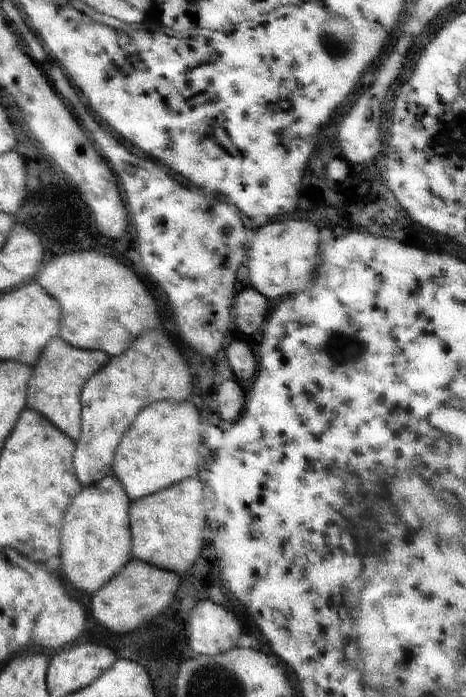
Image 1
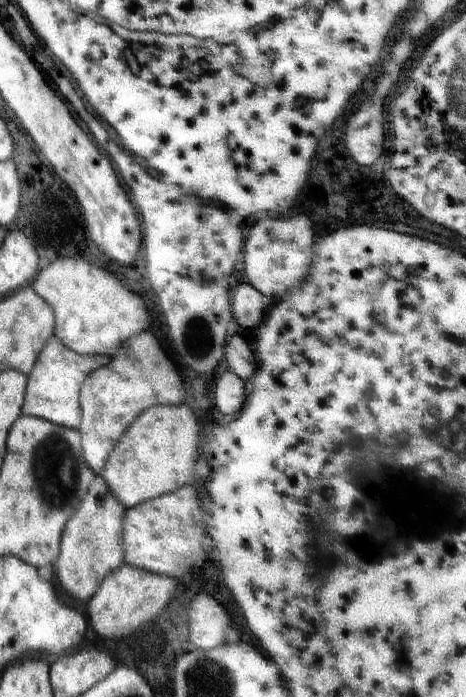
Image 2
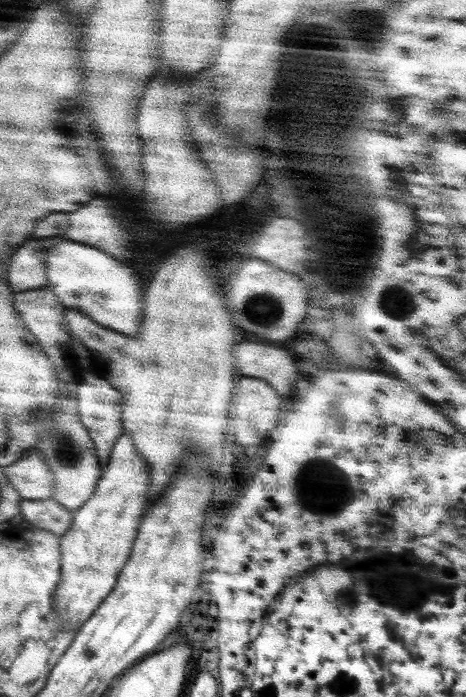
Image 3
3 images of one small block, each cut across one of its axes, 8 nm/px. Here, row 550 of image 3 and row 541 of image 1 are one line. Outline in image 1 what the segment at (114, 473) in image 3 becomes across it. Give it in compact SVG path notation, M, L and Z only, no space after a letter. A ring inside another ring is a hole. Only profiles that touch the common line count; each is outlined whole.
M110 475L101 478L94 484L82 486L81 491L68 505L62 520L62 530L60 530L60 542L62 542L60 574L74 588L82 590L86 594L92 594L92 596L96 595L96 592L108 584L133 558L129 518L131 501L122 483L114 475Z

